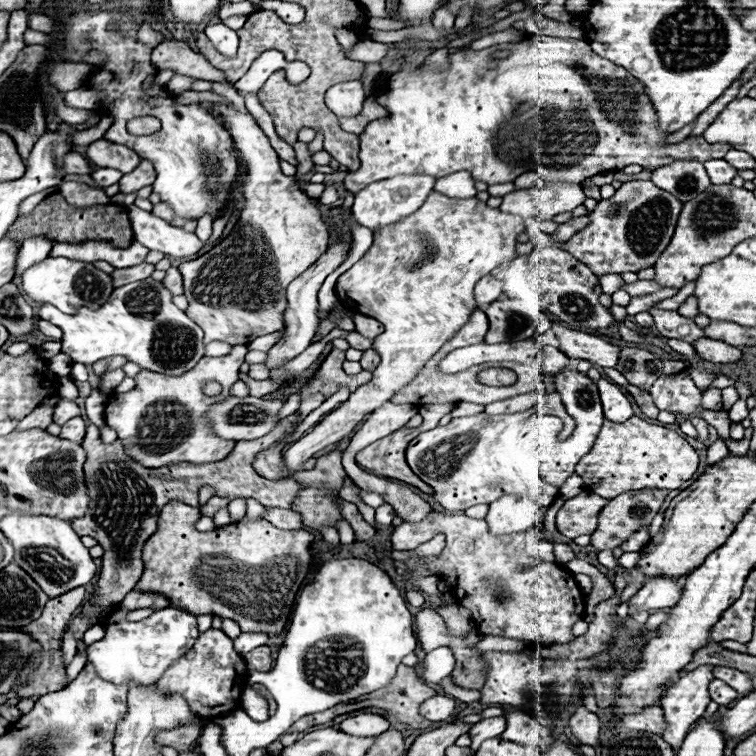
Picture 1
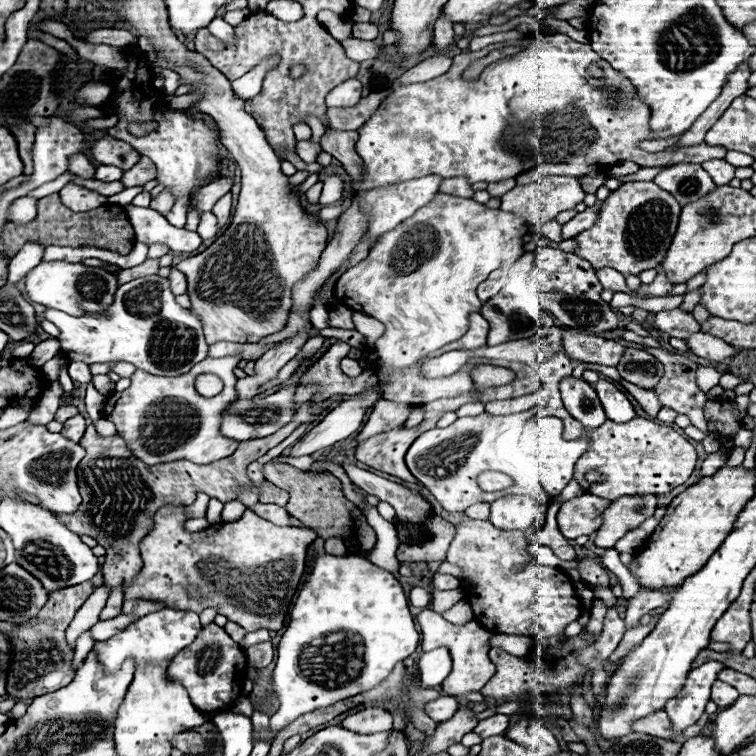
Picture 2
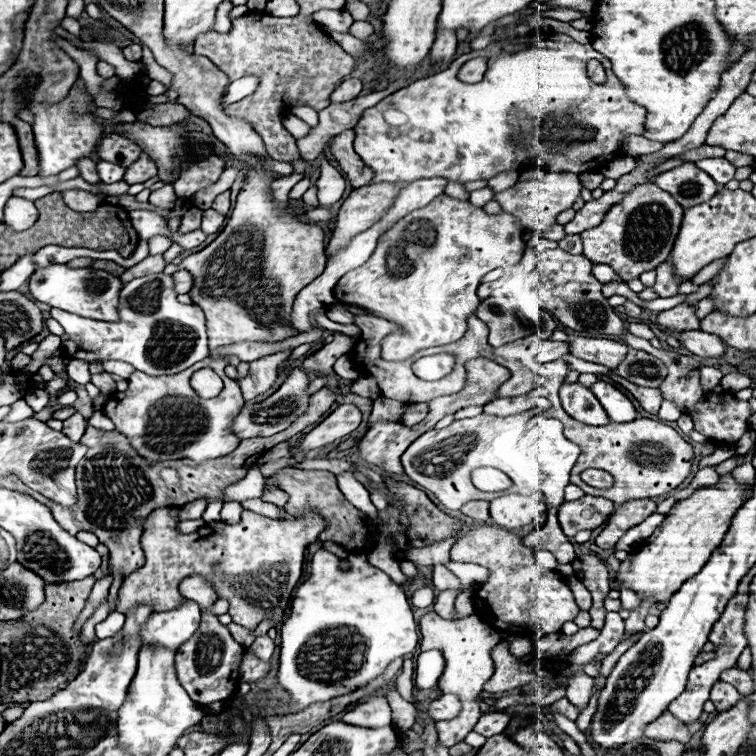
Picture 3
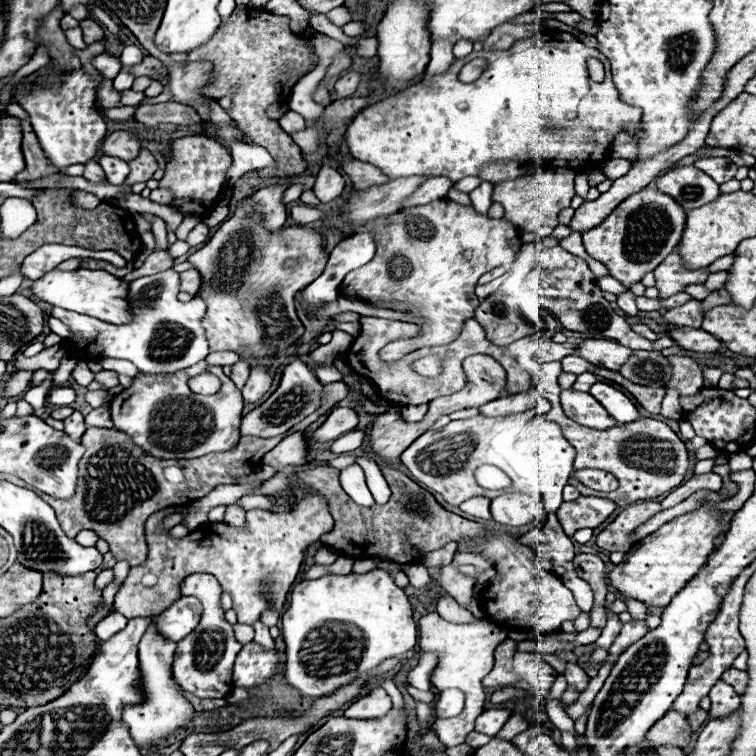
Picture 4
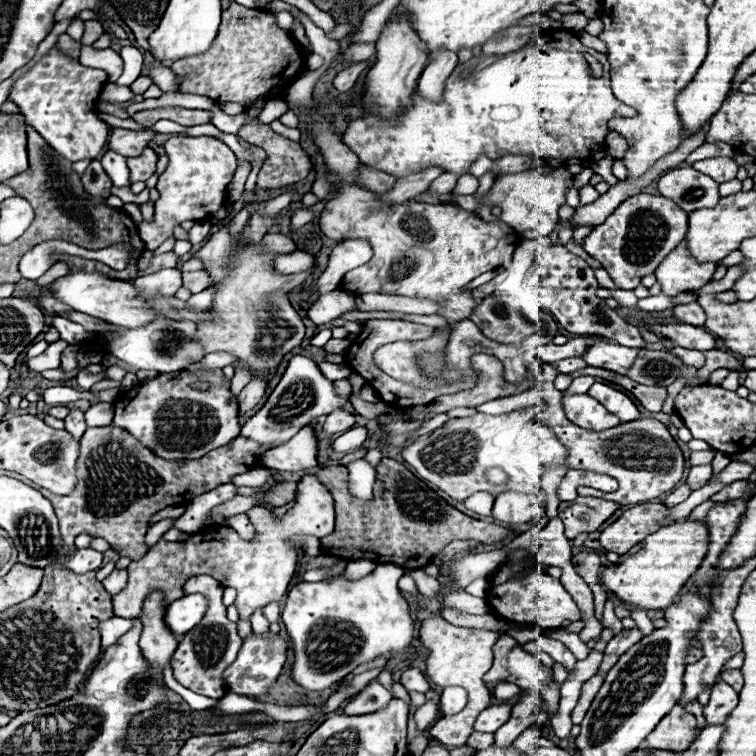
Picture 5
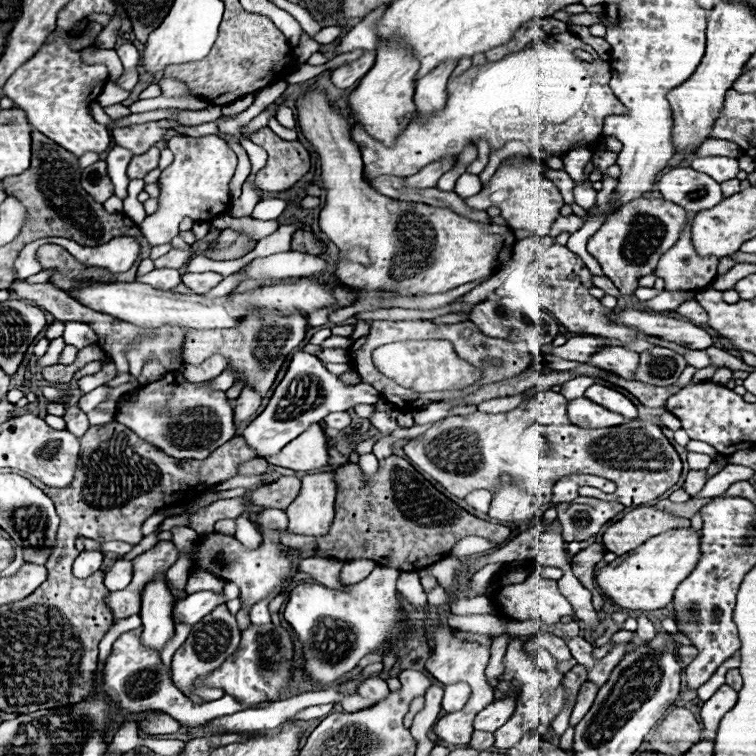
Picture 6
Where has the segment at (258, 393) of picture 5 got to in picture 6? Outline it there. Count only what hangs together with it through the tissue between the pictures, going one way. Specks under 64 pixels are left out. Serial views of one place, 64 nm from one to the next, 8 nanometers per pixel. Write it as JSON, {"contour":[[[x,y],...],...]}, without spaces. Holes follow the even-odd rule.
{"contour":[[[246,386],[246,388],[242,390],[242,394],[236,398],[236,408],[234,408],[236,424],[250,420],[250,418],[254,416],[256,408],[260,406],[260,400],[262,400],[260,392],[254,390],[254,388],[250,388],[250,386]]]}

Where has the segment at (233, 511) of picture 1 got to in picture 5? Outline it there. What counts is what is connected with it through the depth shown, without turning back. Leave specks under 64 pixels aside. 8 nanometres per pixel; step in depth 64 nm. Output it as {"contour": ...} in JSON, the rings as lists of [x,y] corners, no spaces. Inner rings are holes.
{"contour":[[[246,514],[230,516],[230,518],[226,518],[226,522],[228,522],[230,528],[234,528],[236,532],[240,532],[240,536],[244,536],[244,538],[252,538],[254,536],[254,528],[252,528],[252,524],[250,524],[250,520],[248,520]]]}

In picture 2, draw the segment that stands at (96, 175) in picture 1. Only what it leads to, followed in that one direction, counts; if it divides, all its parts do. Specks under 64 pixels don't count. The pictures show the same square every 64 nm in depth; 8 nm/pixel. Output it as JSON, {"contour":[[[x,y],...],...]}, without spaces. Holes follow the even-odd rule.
{"contour":[[[98,166],[96,168],[96,174],[94,174],[94,178],[96,180],[102,180],[102,182],[116,182],[116,180],[120,180],[122,178],[122,170],[120,168],[108,168],[108,166]]]}

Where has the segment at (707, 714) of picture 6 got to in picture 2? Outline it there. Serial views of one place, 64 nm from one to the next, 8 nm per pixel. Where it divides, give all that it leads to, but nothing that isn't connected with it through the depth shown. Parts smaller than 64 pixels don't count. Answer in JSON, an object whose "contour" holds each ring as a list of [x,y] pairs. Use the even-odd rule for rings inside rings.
{"contour":[[[716,680],[716,682],[712,684],[712,700],[714,700],[720,708],[726,708],[726,706],[734,704],[734,700],[736,700],[738,696],[740,696],[740,694],[736,692],[736,688],[732,688],[732,686],[728,686],[728,684],[720,682],[720,680]]]}

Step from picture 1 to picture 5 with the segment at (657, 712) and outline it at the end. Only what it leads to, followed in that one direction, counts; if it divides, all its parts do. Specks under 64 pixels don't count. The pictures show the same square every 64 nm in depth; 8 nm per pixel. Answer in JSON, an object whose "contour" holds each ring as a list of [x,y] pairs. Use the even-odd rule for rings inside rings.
{"contour":[[[674,706],[660,724],[648,734],[648,744],[652,748],[672,748],[676,752],[686,750],[698,734],[696,718],[680,706]]]}

